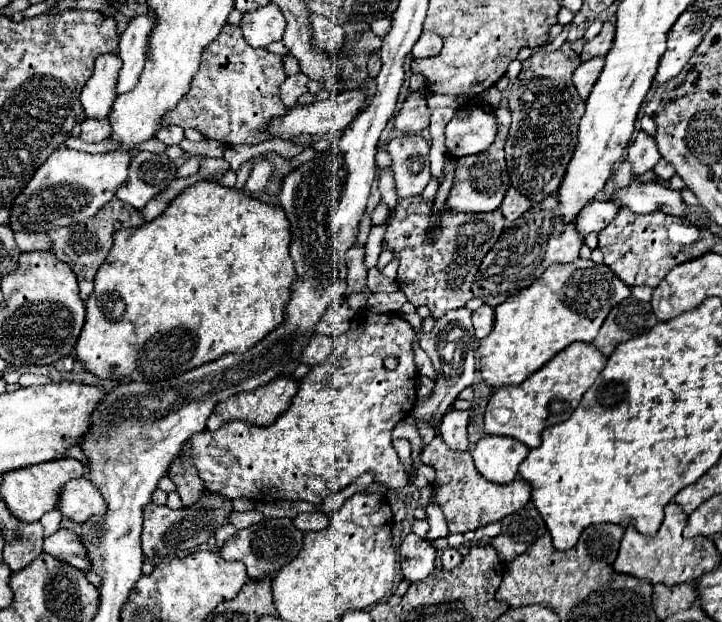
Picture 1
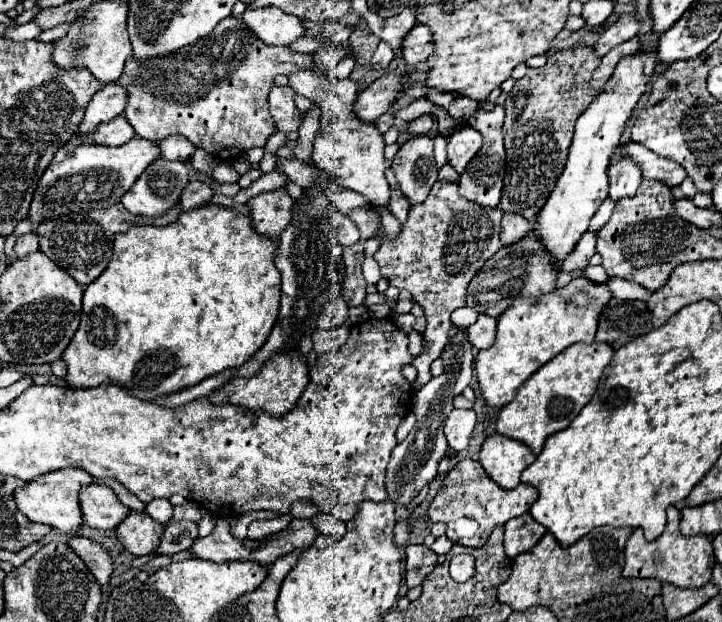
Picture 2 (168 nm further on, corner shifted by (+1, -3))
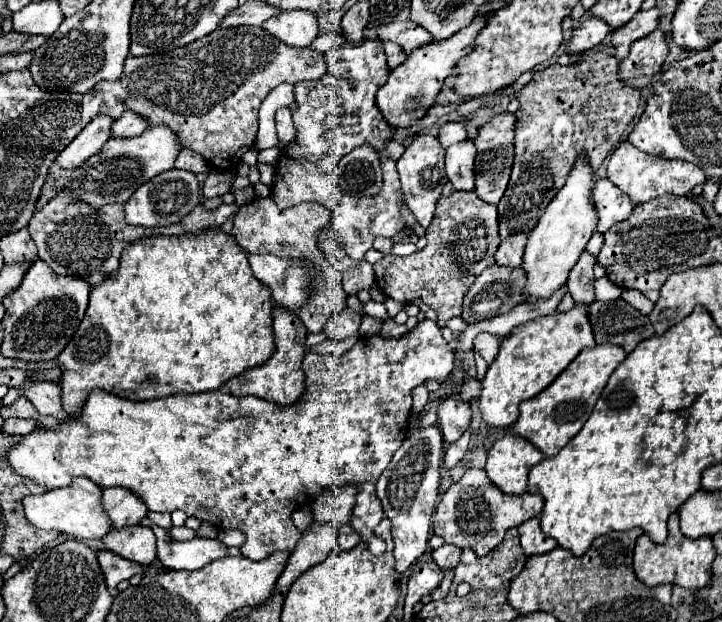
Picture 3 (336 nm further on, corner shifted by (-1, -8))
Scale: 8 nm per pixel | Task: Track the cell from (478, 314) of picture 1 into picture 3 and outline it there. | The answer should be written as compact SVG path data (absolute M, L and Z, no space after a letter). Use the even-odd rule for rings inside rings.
M482 332L474 338L474 352L478 352L488 364L494 362L494 358L498 356L498 350L500 350L500 338L498 336Z

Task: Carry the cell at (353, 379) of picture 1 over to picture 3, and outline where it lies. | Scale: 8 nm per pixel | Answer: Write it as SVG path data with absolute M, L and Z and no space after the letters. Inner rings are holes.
M425 319L408 330L408 334L400 336L400 338L382 338L382 336L362 336L352 350L348 350L346 354L342 354L340 358L332 356L332 354L316 354L316 352L306 352L304 356L304 366L302 370L306 372L306 390L304 394L298 398L298 402L294 402L292 406L278 406L274 402L264 402L260 398L254 396L232 396L232 394L224 394L220 390L216 392L202 392L202 394L174 394L168 398L160 398L160 400L150 400L150 402L132 402L126 398L118 398L114 394L102 392L102 390L94 390L88 398L88 402L82 408L82 416L80 418L70 418L66 424L58 424L56 430L44 430L42 426L38 426L34 432L26 434L22 444L14 446L8 452L8 462L10 466L24 478L30 478L38 484L48 486L50 490L54 488L62 488L66 486L72 478L76 476L86 476L92 482L96 482L102 488L114 488L114 486L122 486L132 490L134 494L138 494L144 504L148 506L148 510L154 512L174 512L174 510L182 510L192 518L198 518L200 522L210 522L220 530L240 530L246 536L246 542L240 546L242 556L250 558L250 560L264 560L266 556L270 556L272 552L278 550L294 550L294 546L298 544L302 533L296 530L296 526L292 524L290 514L294 512L294 508L298 504L302 504L304 498L311 499L314 494L322 492L322 488L338 484L338 482L350 482L350 484L358 484L360 492L356 496L356 506L352 512L352 528L362 536L364 542L370 544L370 552L374 554L382 554L384 552L384 542L380 538L374 536L374 526L384 518L384 510L380 500L376 498L376 480L382 474L382 470L390 464L394 452L402 446L404 440L404 432L408 426L408 416L410 416L410 408L412 408L412 398L410 392L412 388L420 386L424 380L438 380L444 382L454 366L454 352L450 350L448 342L444 340L440 326L435 321Z

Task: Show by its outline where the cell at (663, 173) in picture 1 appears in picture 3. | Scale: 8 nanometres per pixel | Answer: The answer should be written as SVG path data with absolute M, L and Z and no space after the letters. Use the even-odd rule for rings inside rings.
M626 140L610 156L608 176L606 178L614 186L618 186L626 196L630 196L634 206L644 204L644 202L652 200L652 198L664 196L664 194L686 196L692 190L692 186L706 182L706 174L702 174L702 168L698 168L696 164L688 164L684 160L668 160L668 158L662 158L662 156L646 154L646 152L634 148Z

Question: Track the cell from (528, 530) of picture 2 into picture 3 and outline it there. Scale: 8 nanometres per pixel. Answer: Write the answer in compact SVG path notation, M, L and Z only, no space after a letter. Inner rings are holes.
M538 518L526 520L526 524L518 526L518 532L520 532L522 550L524 550L528 556L546 554L546 552L554 550L554 546L558 546L550 536L546 536L546 534L542 532Z

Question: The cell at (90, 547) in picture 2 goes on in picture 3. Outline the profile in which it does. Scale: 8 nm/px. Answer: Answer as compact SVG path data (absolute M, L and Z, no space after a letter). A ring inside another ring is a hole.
M102 550L98 552L98 562L104 570L104 576L106 576L106 584L110 590L116 588L118 582L122 580L130 580L134 574L144 574L148 570L148 566L140 566L140 564L134 564L130 560L124 560L120 556L114 556L112 552L108 550Z

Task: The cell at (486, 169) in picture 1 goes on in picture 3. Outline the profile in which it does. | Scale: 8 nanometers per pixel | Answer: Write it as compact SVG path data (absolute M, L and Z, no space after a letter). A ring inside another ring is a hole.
M496 114L486 126L478 130L476 138L476 194L488 202L488 204L498 204L500 198L504 196L504 190L510 180L510 170L514 162L514 114Z

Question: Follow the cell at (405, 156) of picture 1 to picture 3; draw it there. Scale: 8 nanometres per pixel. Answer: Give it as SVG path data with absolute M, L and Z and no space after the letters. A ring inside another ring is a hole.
M420 134L420 136L414 138L414 142L406 148L402 158L398 160L398 174L400 174L402 190L404 190L404 196L406 196L406 204L412 210L412 214L416 216L416 222L422 228L430 226L436 202L442 194L444 184L448 182L446 170L444 170L444 154L446 152L440 146L438 138L434 138L430 134Z

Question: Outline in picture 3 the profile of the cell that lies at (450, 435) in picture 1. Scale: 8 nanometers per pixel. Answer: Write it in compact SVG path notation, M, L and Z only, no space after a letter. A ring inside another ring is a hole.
M446 398L438 408L438 424L442 428L446 442L450 444L456 442L468 428L470 418L472 418L472 410L468 402Z

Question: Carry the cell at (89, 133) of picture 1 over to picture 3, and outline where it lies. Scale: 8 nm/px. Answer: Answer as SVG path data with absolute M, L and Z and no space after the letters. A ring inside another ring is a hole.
M128 110L112 124L112 136L134 138L134 136L140 136L146 128L148 128L148 120L144 116L138 116L136 112Z

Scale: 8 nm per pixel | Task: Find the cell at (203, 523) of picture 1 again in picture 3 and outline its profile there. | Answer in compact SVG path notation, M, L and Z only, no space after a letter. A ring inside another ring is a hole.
M126 526L112 530L102 538L102 542L108 552L144 566L152 564L156 558L156 538L146 526Z

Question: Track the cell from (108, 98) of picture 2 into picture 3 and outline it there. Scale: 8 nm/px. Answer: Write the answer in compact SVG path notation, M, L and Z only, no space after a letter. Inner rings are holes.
M96 116L86 128L84 132L80 132L66 150L62 150L56 158L56 164L60 168L68 168L68 170L76 170L78 166L82 166L90 156L94 156L104 142L112 136L110 128L112 128L112 118L108 116Z

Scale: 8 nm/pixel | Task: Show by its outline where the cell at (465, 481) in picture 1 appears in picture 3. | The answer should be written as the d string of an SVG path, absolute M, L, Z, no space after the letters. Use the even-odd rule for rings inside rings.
M470 468L462 476L462 480L452 484L442 496L434 512L434 534L442 536L446 544L454 544L458 548L472 548L478 556L484 556L504 540L504 534L510 528L520 526L534 516L540 516L542 506L542 496L530 492L520 496L504 494L502 490L498 490L498 486L490 482L484 470Z

